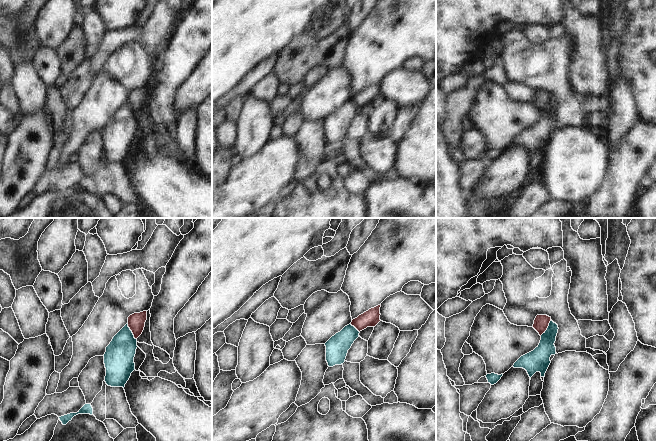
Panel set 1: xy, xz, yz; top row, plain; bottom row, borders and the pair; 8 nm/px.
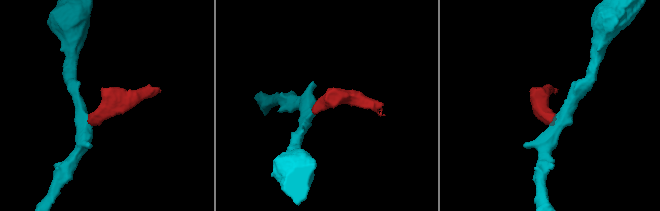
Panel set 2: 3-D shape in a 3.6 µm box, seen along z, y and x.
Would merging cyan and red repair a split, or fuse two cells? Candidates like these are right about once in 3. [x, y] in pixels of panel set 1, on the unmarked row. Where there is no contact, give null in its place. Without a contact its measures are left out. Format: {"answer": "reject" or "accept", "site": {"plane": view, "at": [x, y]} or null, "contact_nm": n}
{"answer": "reject", "site": {"plane": "xy", "at": [131, 107]}, "contact_nm": 150}

